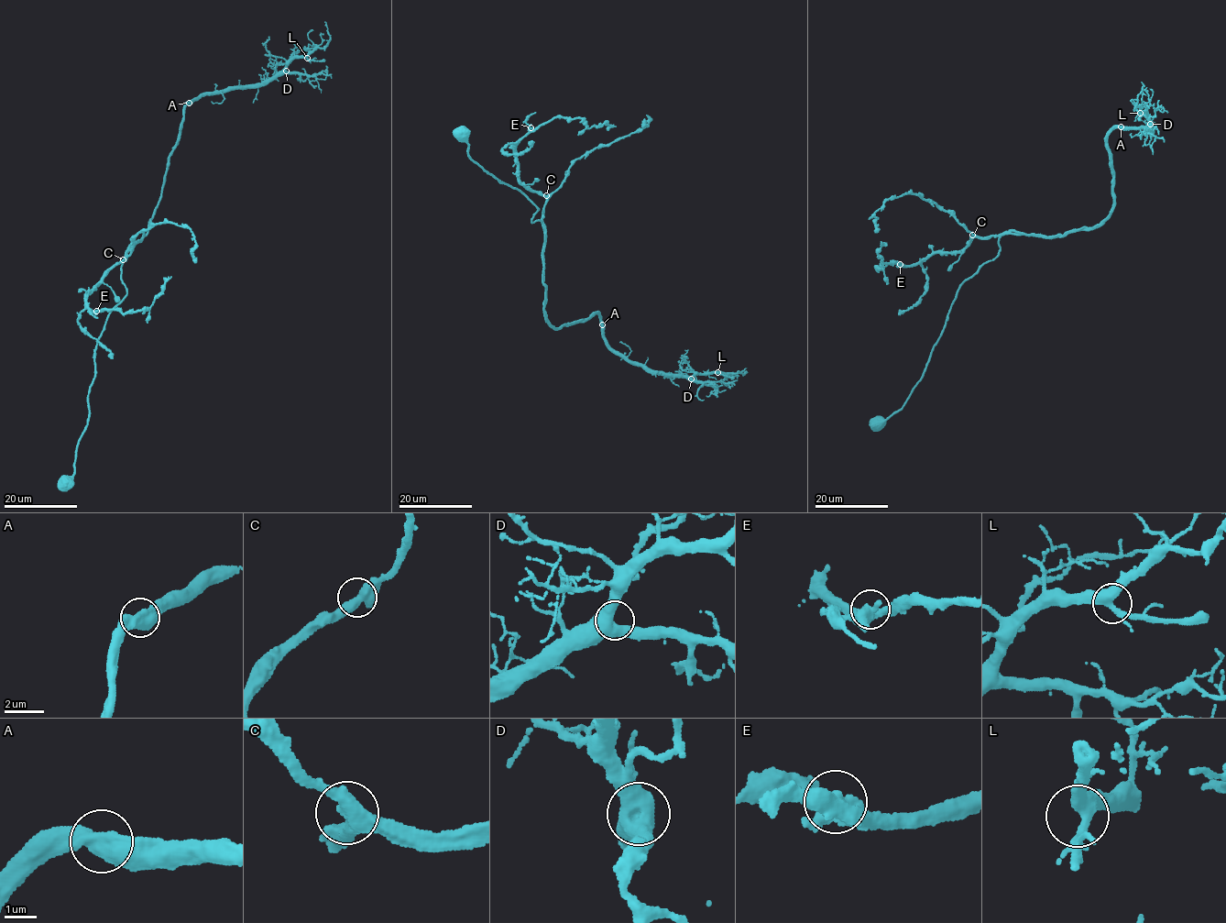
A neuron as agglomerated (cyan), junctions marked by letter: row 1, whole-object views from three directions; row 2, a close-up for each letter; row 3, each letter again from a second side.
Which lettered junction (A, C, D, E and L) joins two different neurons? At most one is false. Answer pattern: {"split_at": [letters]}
{"split_at": []}

